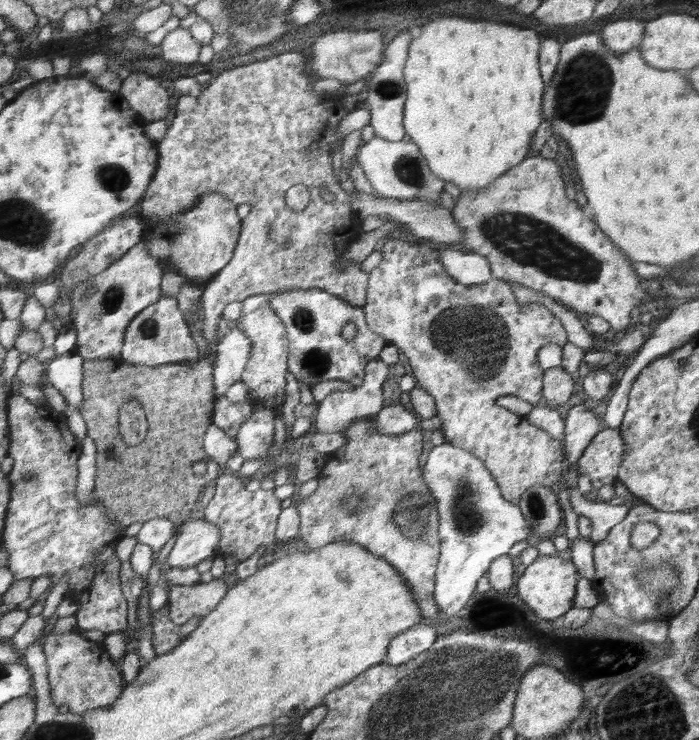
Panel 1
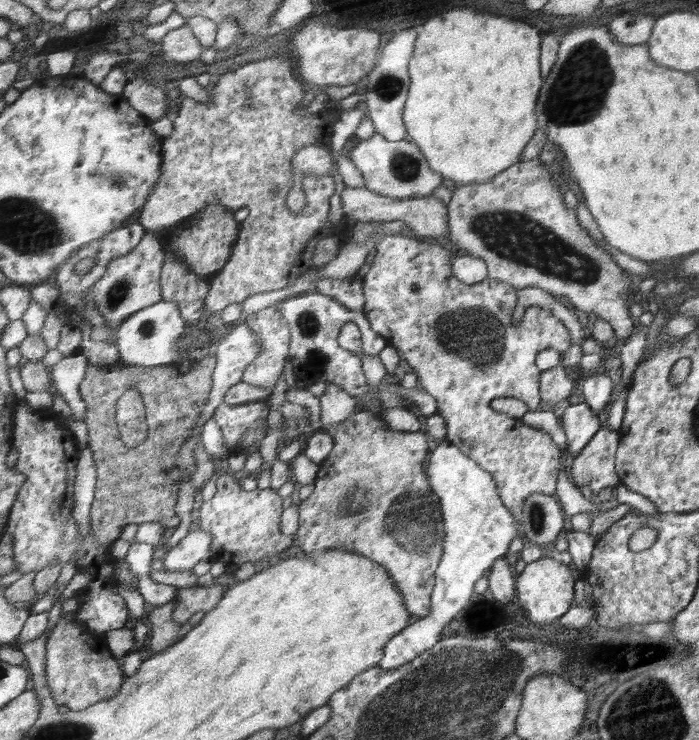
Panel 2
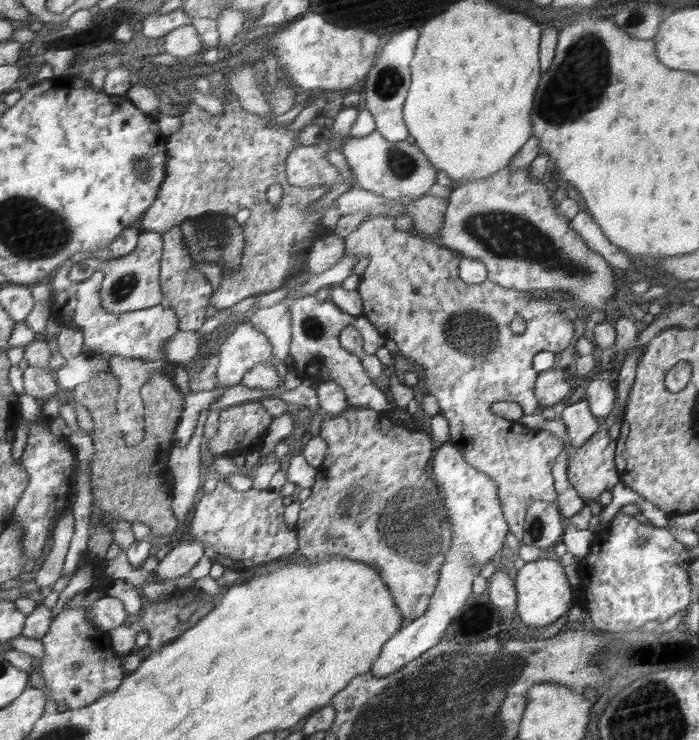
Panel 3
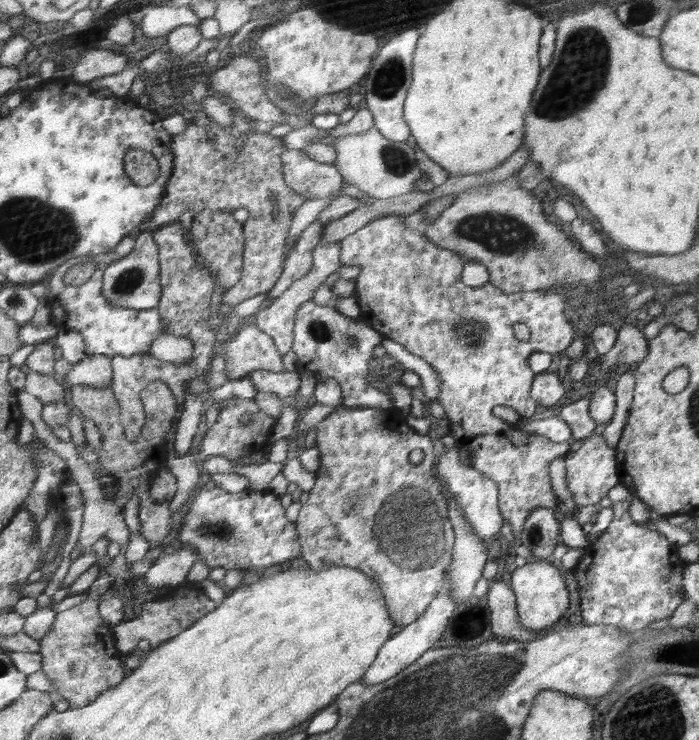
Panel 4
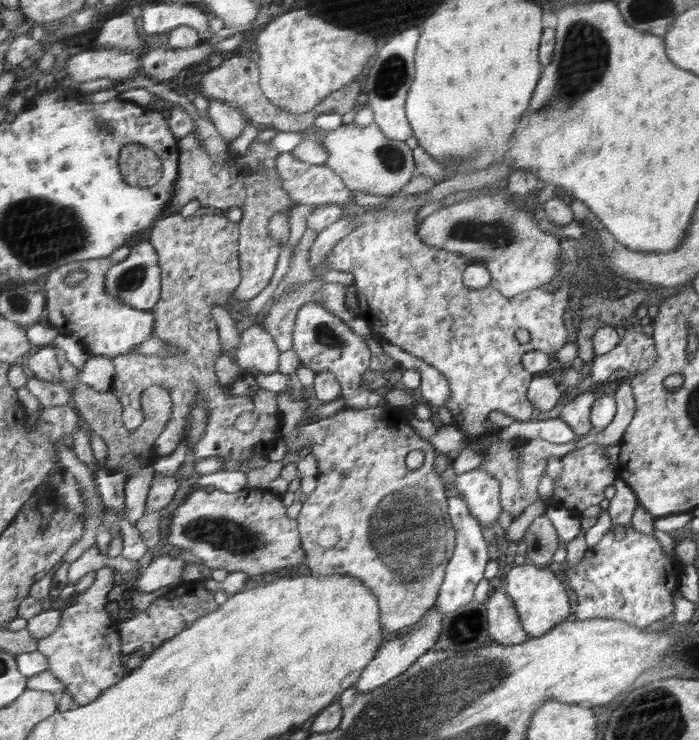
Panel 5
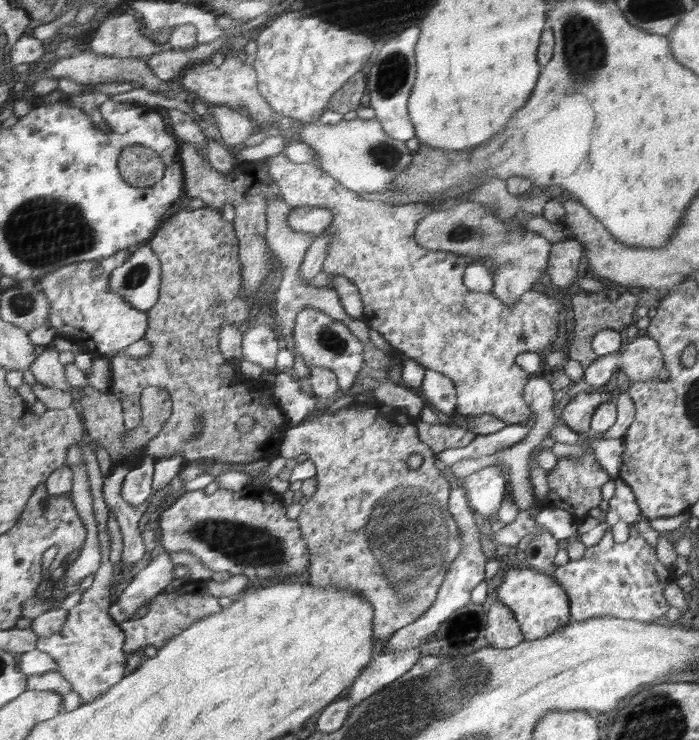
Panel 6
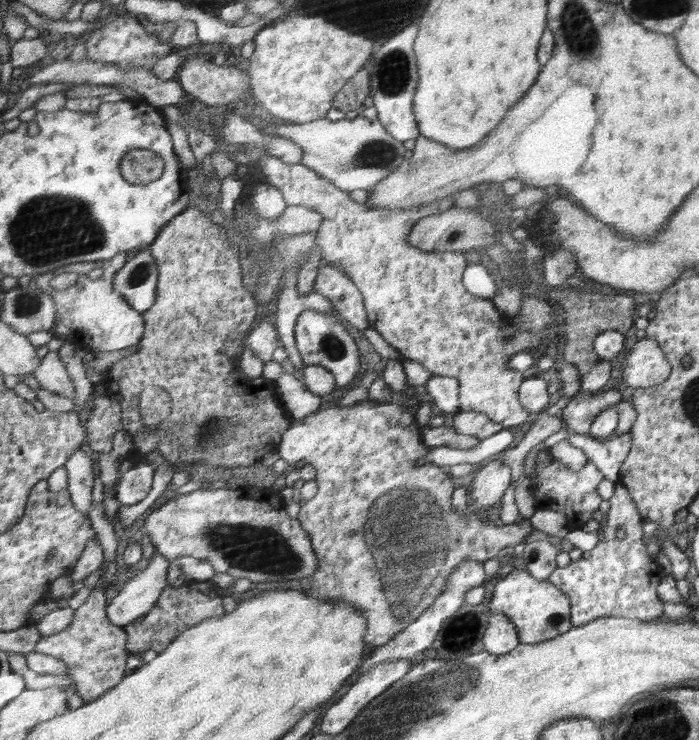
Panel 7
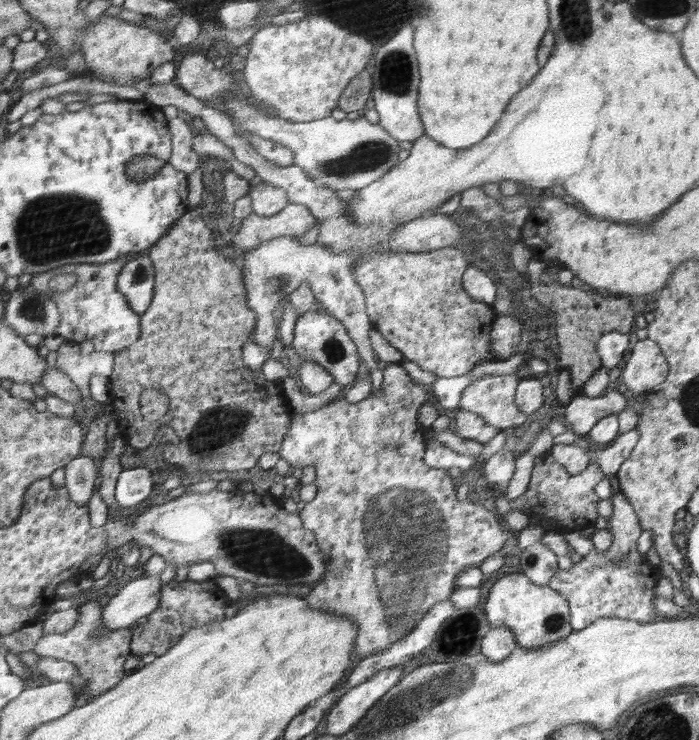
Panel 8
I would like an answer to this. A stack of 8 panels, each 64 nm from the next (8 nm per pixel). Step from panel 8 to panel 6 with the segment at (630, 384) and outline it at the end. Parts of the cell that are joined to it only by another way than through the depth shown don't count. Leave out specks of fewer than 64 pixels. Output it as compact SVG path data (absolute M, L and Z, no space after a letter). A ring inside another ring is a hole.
M637 336L616 352L598 356L585 368L583 378L593 389L611 384L616 370L624 372L630 382L652 381L653 378L666 381L669 372L662 355L658 343L648 336Z

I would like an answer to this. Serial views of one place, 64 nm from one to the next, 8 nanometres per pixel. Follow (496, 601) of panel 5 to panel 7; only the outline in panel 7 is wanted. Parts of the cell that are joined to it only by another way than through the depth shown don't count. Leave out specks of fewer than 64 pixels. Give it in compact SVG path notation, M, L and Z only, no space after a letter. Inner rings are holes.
M503 614L489 617L489 625L482 640L483 650L491 651L492 654L506 654L521 643L515 624Z

